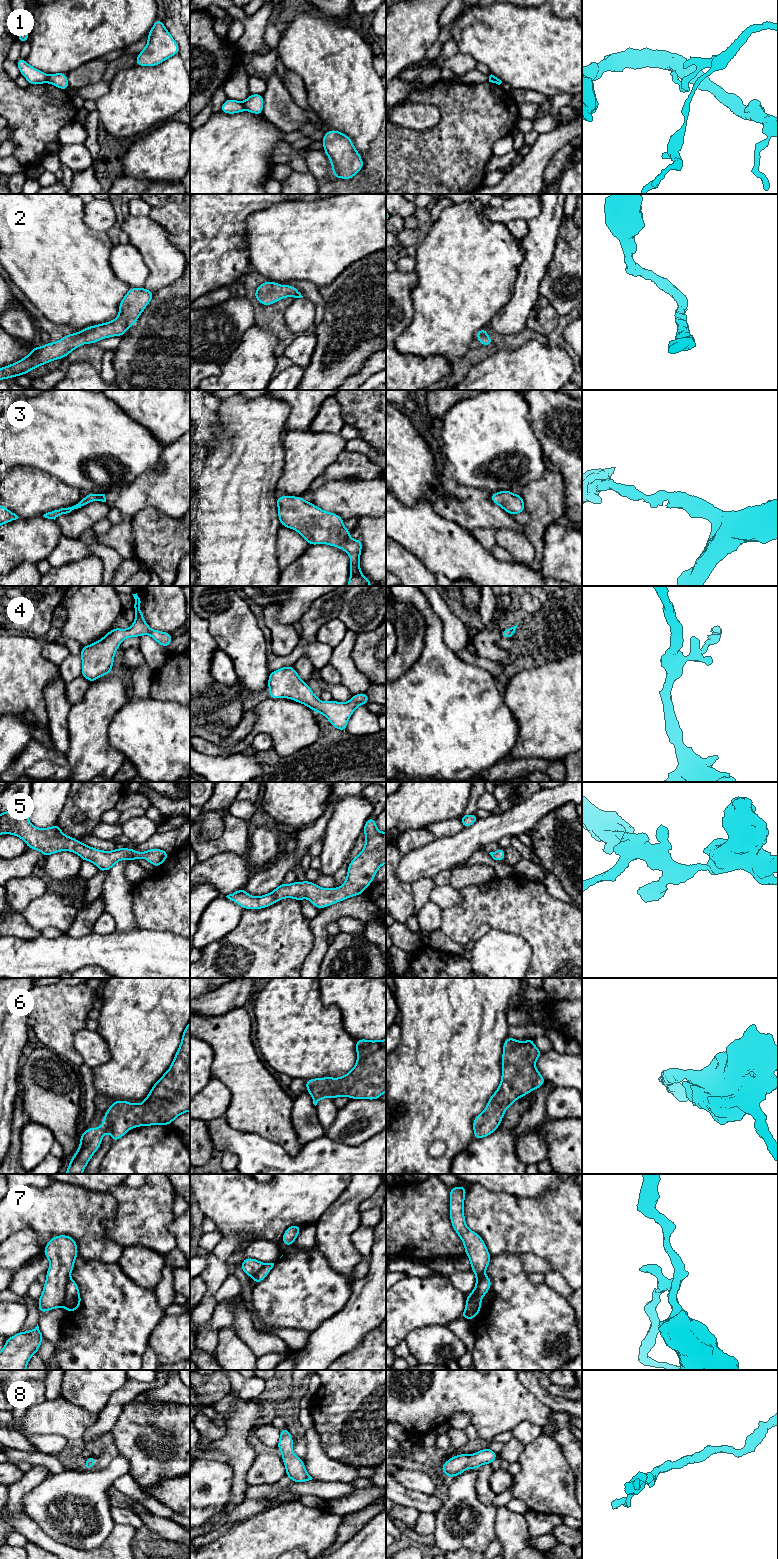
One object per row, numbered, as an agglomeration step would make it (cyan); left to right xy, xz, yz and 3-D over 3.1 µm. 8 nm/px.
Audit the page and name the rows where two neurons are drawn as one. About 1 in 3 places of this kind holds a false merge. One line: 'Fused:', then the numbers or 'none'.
Fused: 1, 7

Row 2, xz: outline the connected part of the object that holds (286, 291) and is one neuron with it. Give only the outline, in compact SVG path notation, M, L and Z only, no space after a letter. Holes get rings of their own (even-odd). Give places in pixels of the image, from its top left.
M266 281L259 285L255 291L254 298L263 306L274 304L282 298L287 297L302 298L299 290L290 285L279 285L273 281Z

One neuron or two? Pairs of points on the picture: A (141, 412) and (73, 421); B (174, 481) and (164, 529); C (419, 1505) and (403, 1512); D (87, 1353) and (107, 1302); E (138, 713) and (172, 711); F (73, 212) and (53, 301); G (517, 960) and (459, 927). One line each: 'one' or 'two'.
A: two
B: two
C: two
D: one
E: one
F: one
G: two

